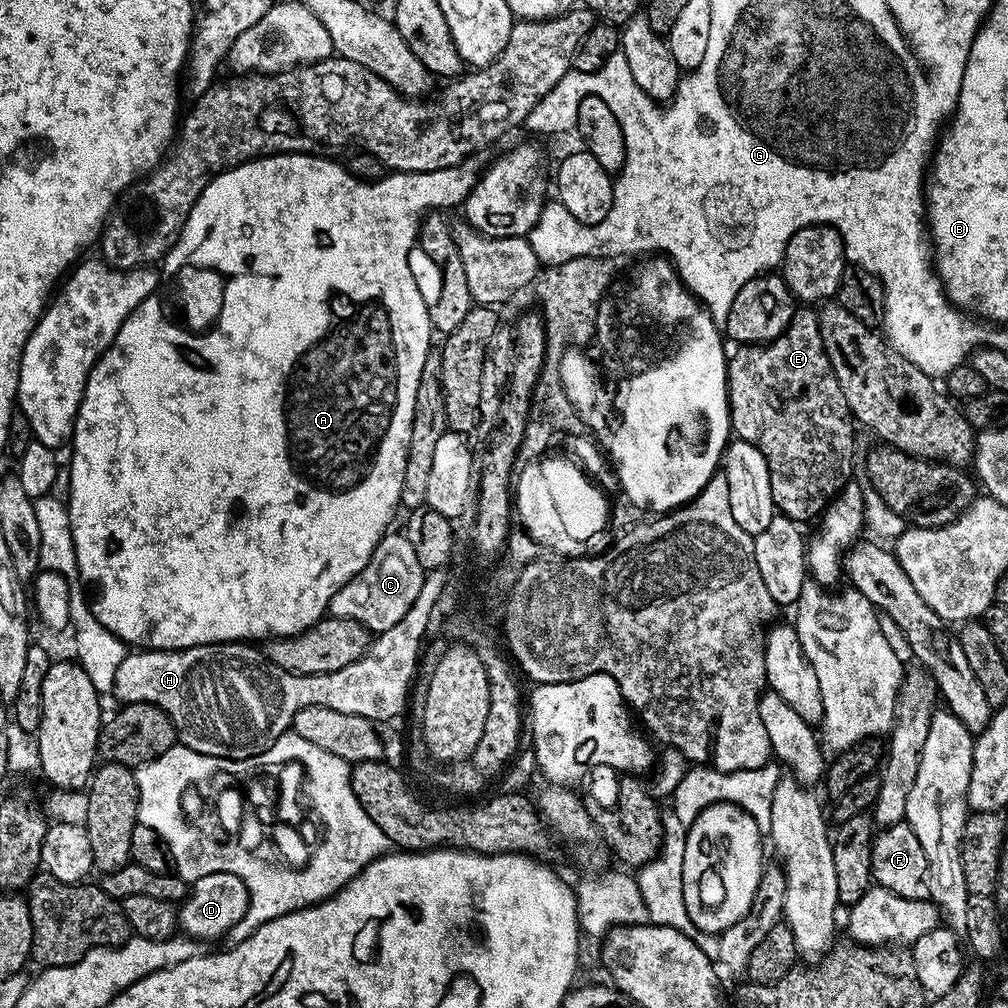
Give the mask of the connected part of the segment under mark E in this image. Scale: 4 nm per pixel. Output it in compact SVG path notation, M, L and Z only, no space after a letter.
M801 307L793 311L790 326L778 339L769 340L767 344L740 346L735 350L737 352L733 356L731 353L726 360L731 431L762 452L769 467L772 500L783 515L797 522L811 516L819 517L844 485L853 479L852 459L856 456L852 411L848 409L842 386L838 386L838 378L834 378L830 358L826 358L819 315L811 307Z

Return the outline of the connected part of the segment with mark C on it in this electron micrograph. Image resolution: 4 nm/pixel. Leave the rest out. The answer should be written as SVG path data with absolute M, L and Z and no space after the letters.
M389 530L378 542L374 554L370 554L370 562L366 562L366 566L362 566L362 570L354 574L354 578L350 578L350 582L346 582L346 586L342 586L338 594L334 594L334 598L328 604L328 612L334 616L346 616L350 620L358 621L368 629L369 633L385 632L404 617L406 610L410 610L410 606L414 606L424 585L425 575L426 569L422 566L422 562L418 562L418 557L414 555L414 546L410 546L403 531Z

